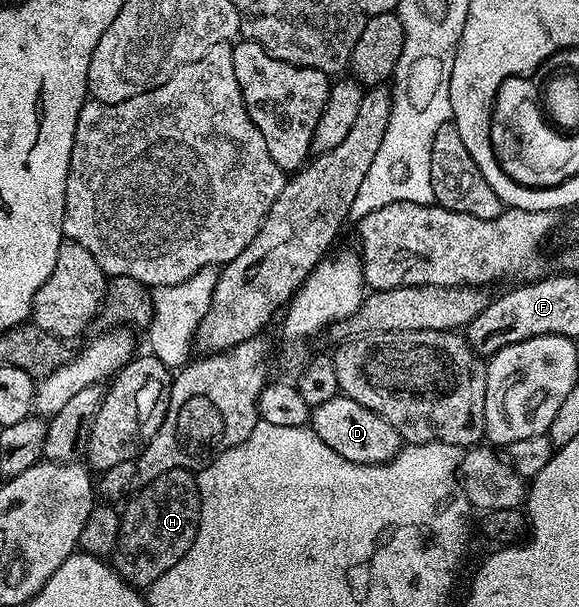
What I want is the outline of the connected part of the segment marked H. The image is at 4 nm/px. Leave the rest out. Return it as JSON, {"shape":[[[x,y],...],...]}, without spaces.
{"shape":[[[172,468],[158,479],[145,482],[121,510],[119,543],[112,566],[128,584],[147,589],[174,567],[193,545],[200,526],[200,492],[195,474],[188,469]]]}

